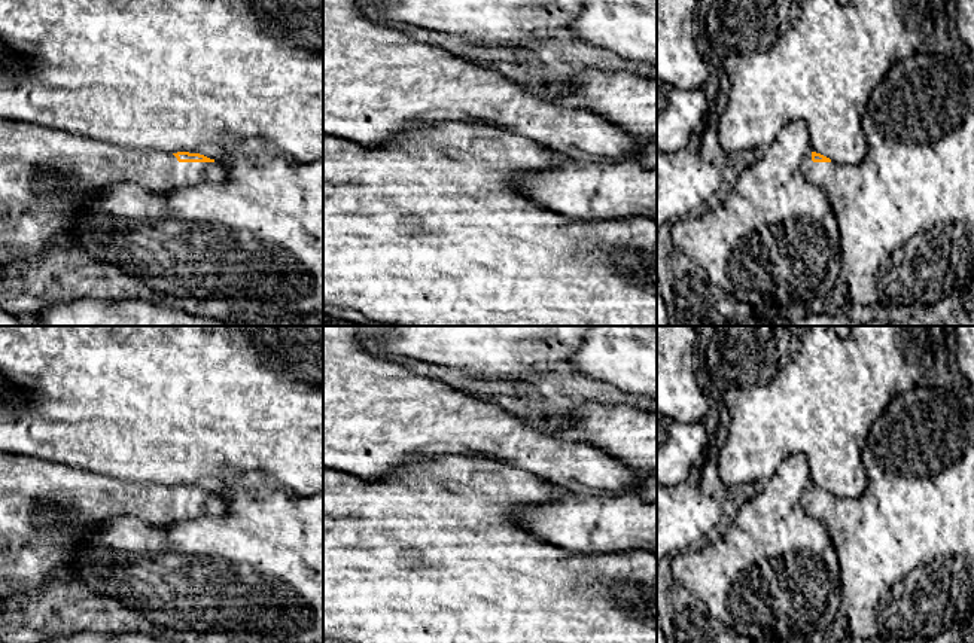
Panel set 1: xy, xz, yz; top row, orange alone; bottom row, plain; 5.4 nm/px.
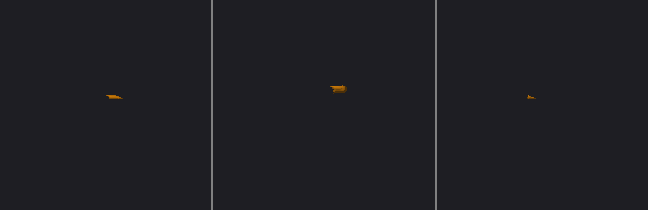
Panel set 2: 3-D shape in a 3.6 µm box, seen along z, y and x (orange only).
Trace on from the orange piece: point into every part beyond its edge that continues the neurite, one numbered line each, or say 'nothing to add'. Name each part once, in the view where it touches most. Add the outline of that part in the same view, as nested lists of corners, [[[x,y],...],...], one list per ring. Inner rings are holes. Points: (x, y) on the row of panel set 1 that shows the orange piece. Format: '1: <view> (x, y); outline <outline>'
1: xy (32, 219); outline [[[0,118],[0,247],[15,257],[42,257],[51,246],[73,240],[70,231],[79,222],[77,213],[86,199],[109,186],[133,182],[153,193],[167,193],[204,182],[222,182],[228,170],[219,161],[214,162],[179,162],[173,153],[150,149],[128,149],[104,141],[74,135],[52,128],[30,125]],[[40,174],[52,174],[52,188],[42,189],[37,185]]]

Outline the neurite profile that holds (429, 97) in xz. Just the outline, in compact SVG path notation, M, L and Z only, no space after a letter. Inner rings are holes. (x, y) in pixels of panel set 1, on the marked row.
M323 0L323 134L375 147L413 125L441 122L493 127L524 135L558 155L582 162L626 161L637 155L646 168L657 165L657 141L640 141L600 115L545 98L539 92L527 92L490 67L466 61L432 43L414 40L375 18L369 6L362 9L359 0Z

